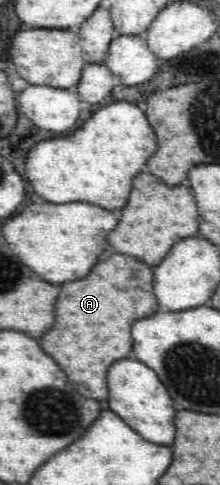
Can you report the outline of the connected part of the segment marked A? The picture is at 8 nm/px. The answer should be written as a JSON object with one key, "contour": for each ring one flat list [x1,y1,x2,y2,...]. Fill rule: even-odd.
{"contour":[[106,250,84,280,68,282,60,288,56,298,56,324,52,324,52,332,40,338,40,348,64,368,80,394,94,400,106,400,108,366,132,350,130,326,136,320,154,314,156,304,152,268,132,256]]}

